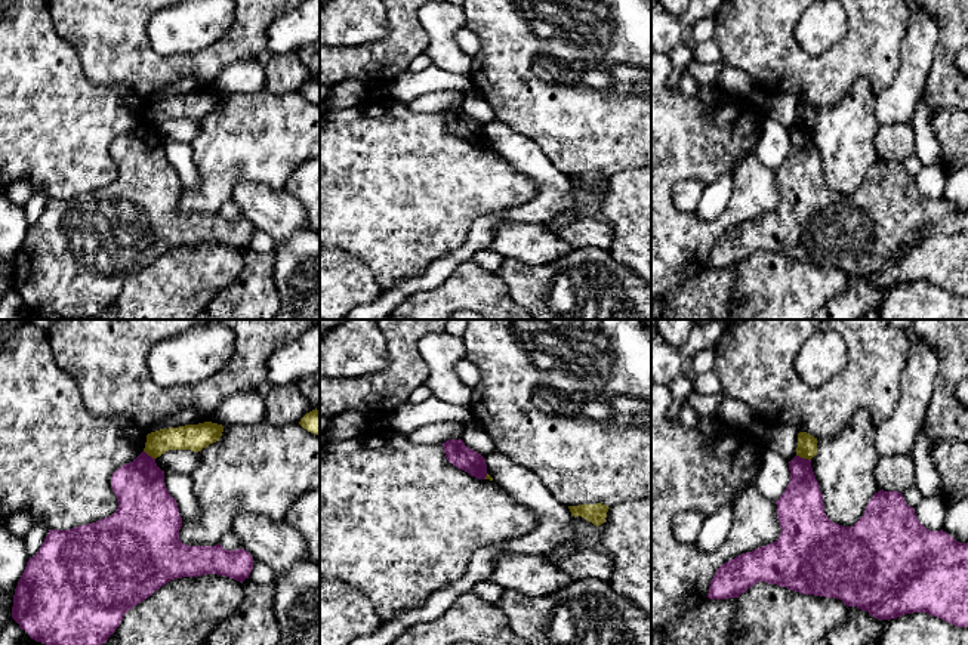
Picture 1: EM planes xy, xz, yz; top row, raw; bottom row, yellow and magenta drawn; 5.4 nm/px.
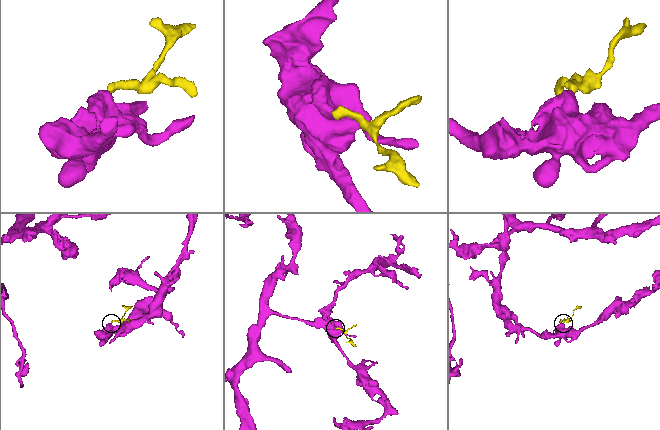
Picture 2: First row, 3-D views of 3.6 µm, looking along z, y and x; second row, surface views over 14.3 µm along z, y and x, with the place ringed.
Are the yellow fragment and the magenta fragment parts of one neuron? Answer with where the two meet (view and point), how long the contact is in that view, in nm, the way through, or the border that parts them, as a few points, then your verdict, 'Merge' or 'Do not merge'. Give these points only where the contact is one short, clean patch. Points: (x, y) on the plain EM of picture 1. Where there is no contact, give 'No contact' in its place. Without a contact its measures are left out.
Touches yellow at yz (804, 126). Shared border 90 nm. Boundary: yz (797, 123), (810, 129). Do not merge

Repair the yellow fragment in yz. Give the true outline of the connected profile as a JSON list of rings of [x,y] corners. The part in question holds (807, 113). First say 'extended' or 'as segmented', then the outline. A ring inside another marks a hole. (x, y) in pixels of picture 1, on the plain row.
as segmented; [[[799,101],[796,124],[811,129],[816,123],[817,123],[817,107],[807,101]]]

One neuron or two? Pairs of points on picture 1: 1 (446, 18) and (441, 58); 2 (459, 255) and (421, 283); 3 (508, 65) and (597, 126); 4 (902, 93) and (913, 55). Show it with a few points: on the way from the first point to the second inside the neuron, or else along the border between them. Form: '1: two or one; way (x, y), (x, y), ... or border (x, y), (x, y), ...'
1: one; way (441, 28), (441, 48)
2: one; way (450, 262), (429, 280)
3: one; way (524, 89), (549, 101), (573, 102)
4: one; way (909, 85), (913, 76), (913, 64)

